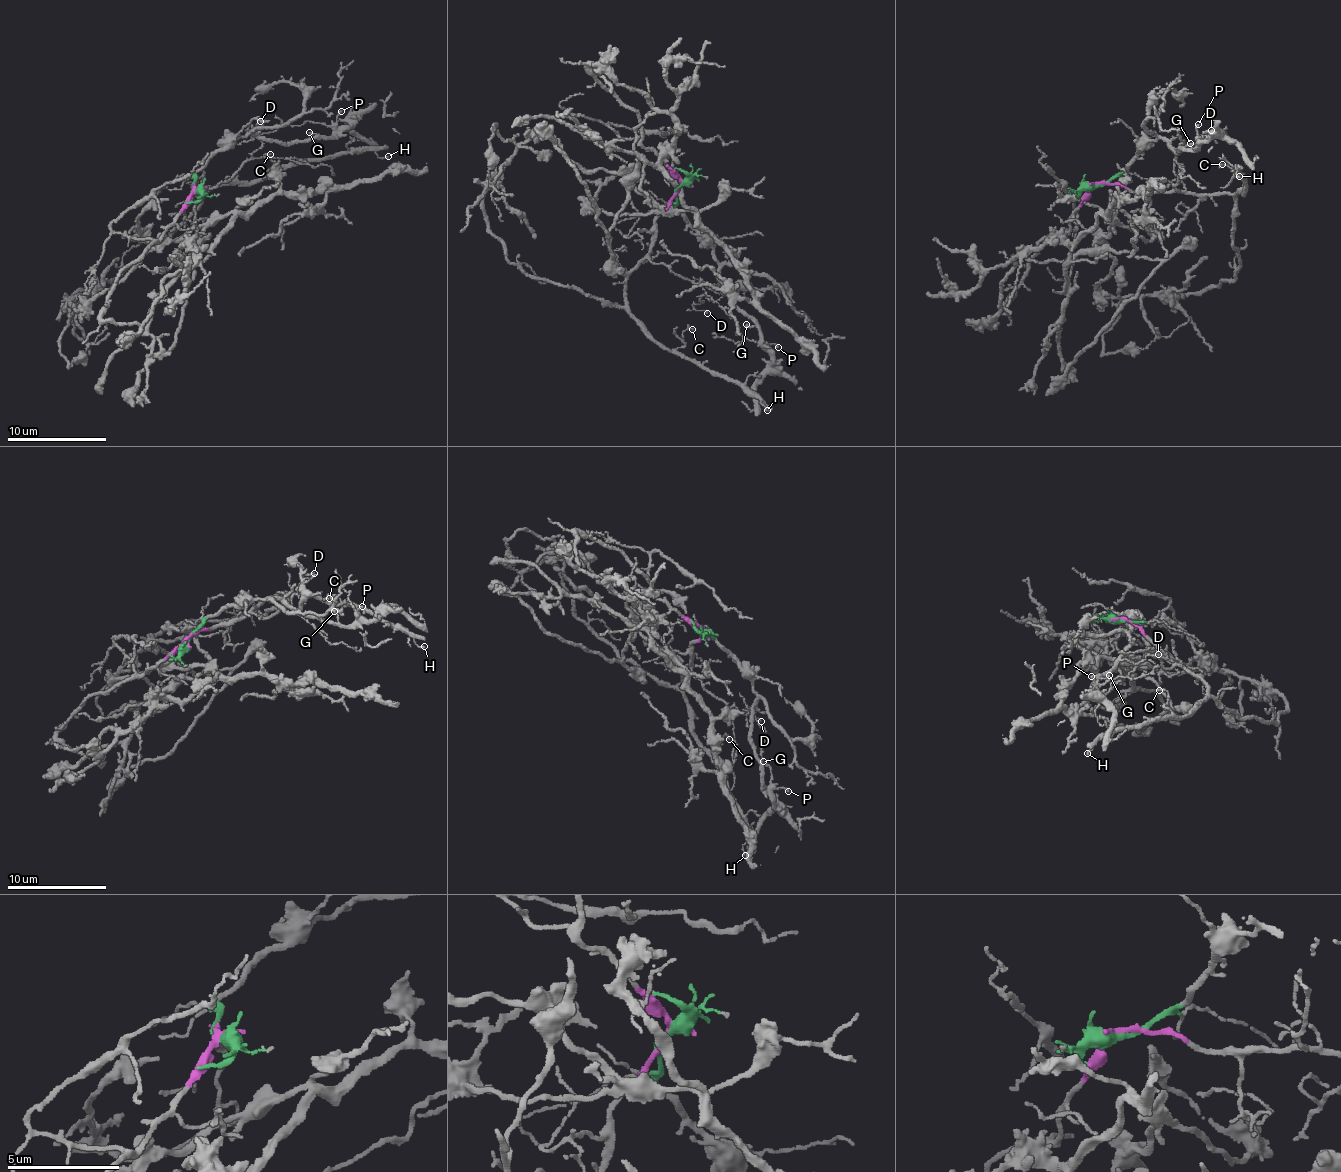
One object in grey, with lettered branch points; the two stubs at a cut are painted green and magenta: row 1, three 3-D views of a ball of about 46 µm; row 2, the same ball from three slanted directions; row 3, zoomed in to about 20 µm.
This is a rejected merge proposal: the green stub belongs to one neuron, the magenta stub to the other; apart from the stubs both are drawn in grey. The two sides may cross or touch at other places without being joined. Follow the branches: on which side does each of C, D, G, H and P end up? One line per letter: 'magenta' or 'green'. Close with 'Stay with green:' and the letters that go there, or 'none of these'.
C: magenta
D: green
G: green
H: magenta
P: green
Stay with green: D, G, P

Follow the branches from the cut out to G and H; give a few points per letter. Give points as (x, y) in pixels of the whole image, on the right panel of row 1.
G: (1095, 186), (1126, 171), (1138, 159), (1148, 141), (1168, 138), (1175, 152), (1189, 144)
H: (1095, 183), (1126, 185), (1136, 193), (1242, 194), (1242, 175), (1236, 168), (1236, 176), (1240, 177)

